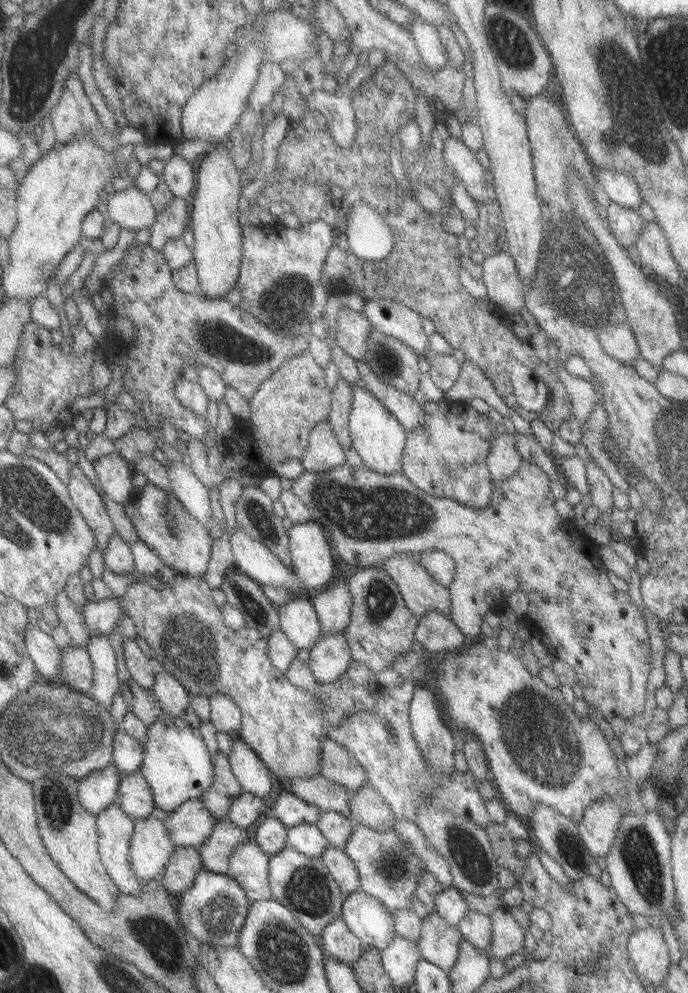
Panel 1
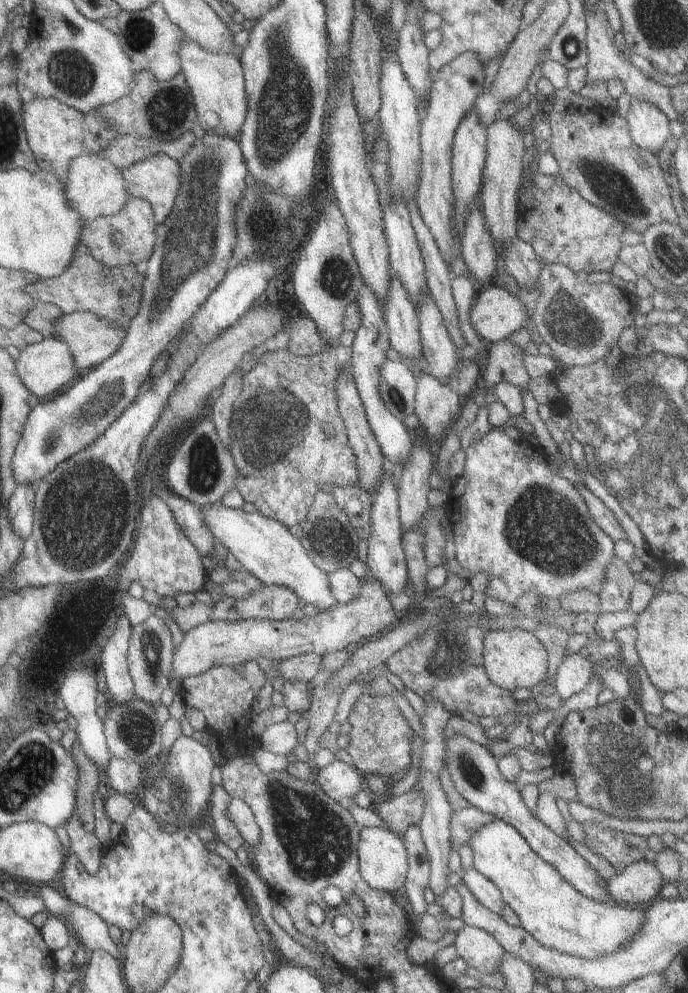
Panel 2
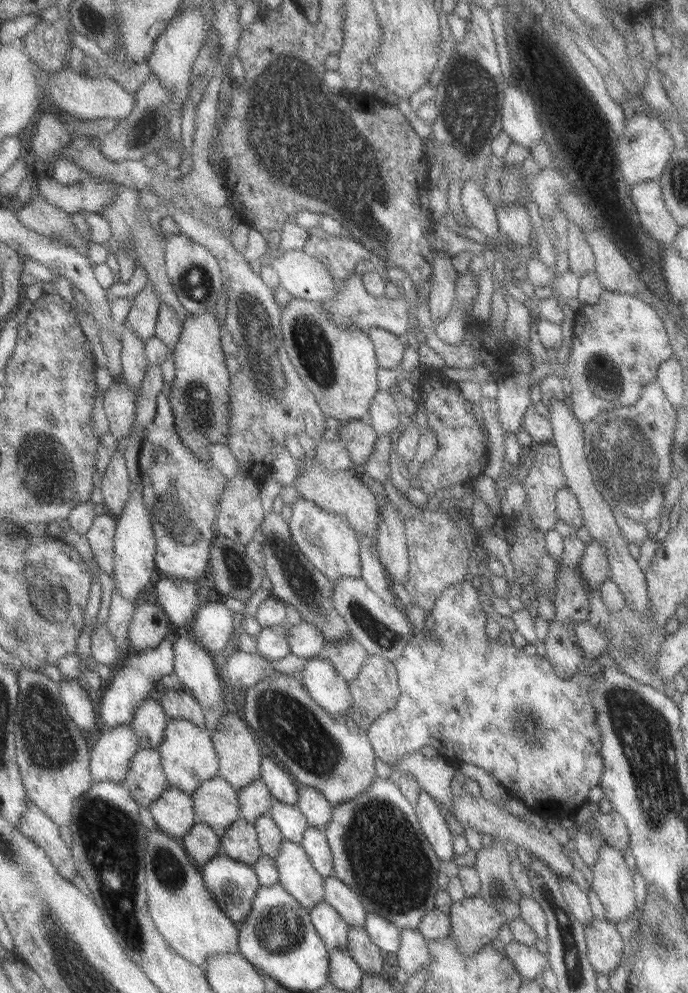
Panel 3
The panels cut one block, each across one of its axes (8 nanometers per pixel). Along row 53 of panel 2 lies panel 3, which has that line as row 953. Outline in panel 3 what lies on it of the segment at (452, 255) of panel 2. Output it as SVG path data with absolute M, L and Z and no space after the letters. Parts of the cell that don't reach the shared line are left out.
M479 896L464 897L460 902L453 902L448 916L450 917L450 937L457 941L459 950L465 956L471 956L484 946L491 945L497 939L498 930L505 923L500 911Z

